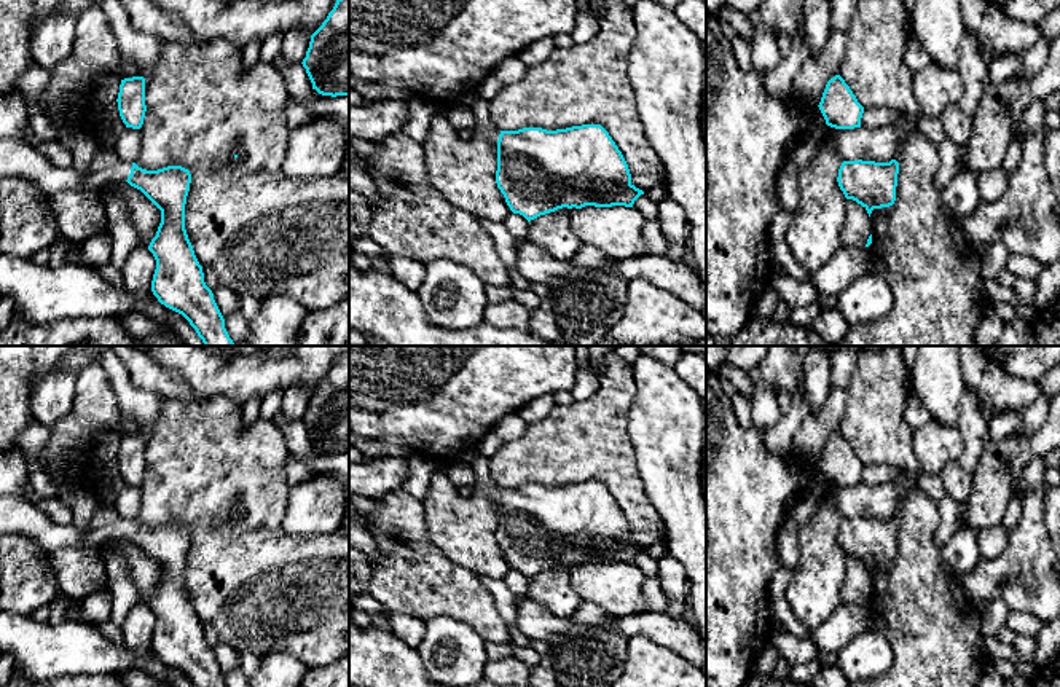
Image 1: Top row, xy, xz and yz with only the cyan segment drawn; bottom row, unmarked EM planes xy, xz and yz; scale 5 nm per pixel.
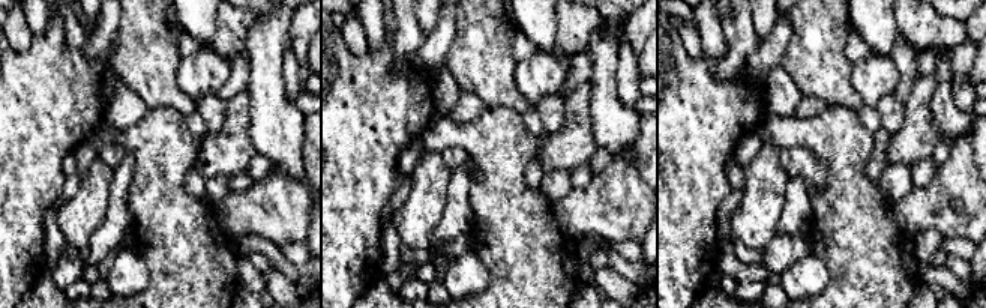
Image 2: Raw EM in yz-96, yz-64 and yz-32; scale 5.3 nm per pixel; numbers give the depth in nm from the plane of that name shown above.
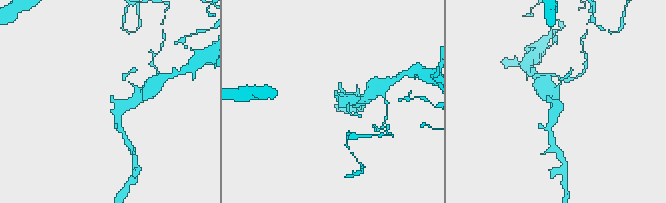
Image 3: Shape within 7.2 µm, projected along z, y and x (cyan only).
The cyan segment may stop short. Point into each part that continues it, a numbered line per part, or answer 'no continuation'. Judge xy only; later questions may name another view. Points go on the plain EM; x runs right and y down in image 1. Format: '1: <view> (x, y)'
1: xy (18, 515)

